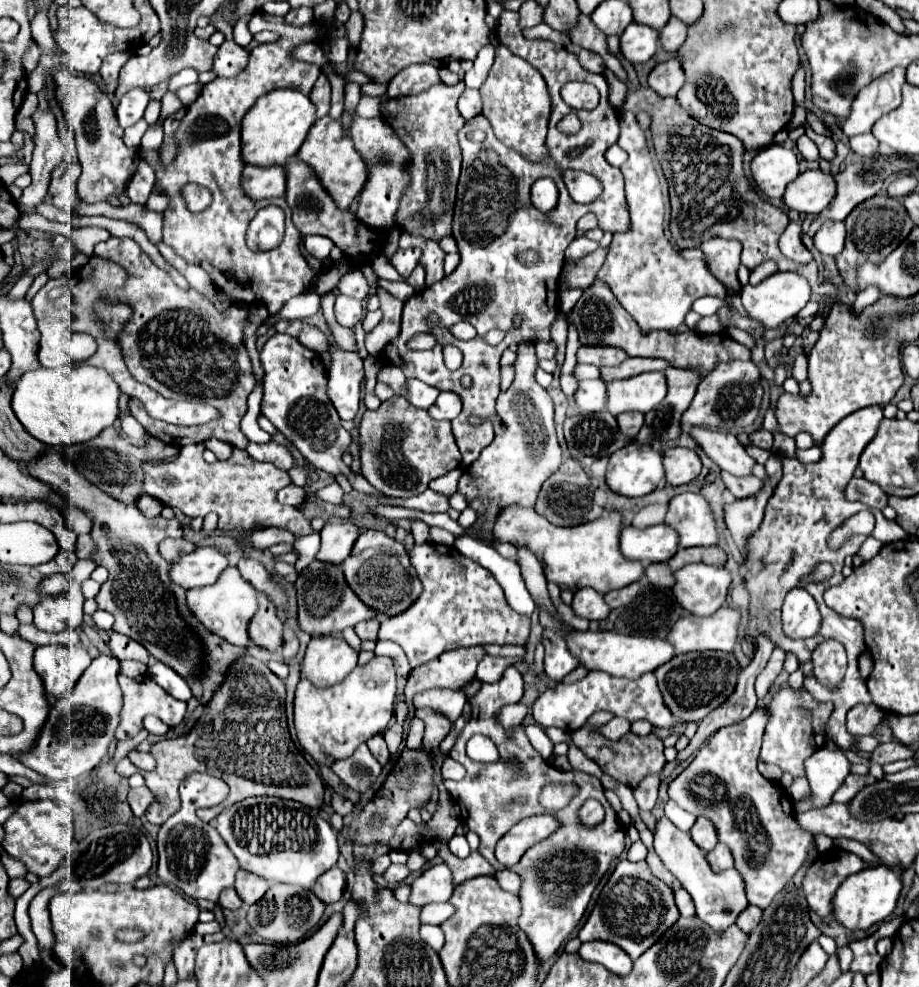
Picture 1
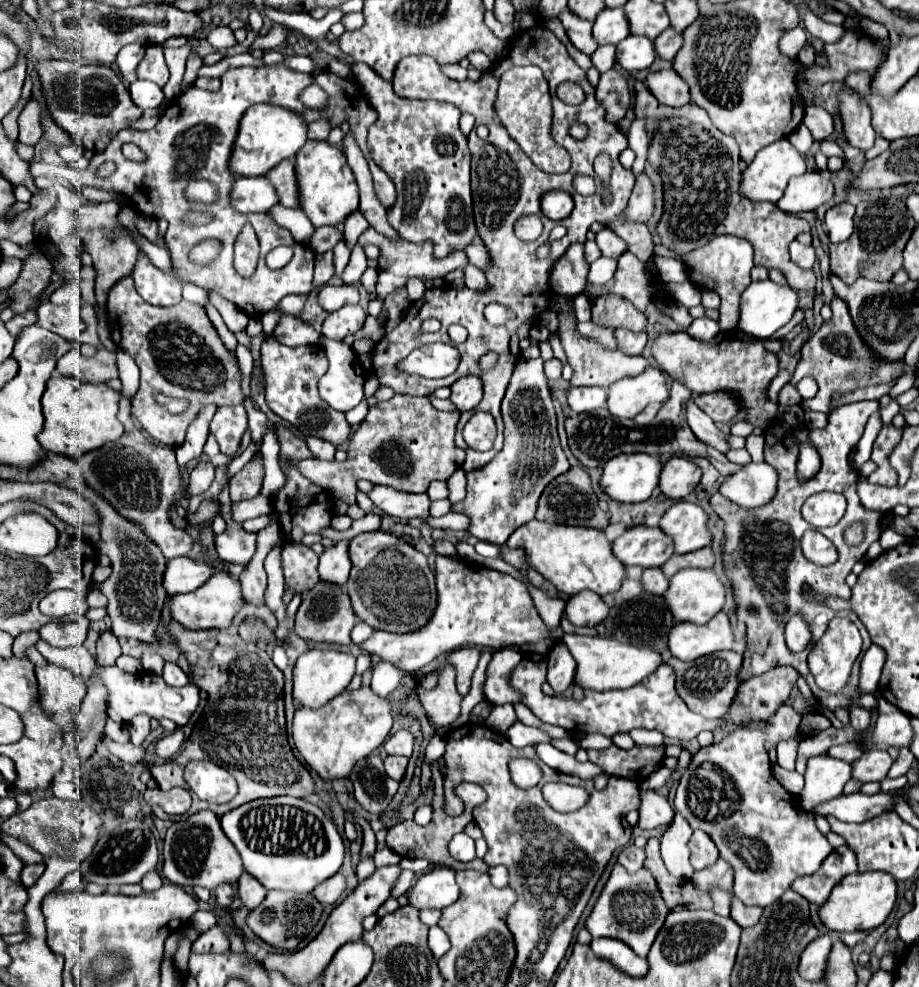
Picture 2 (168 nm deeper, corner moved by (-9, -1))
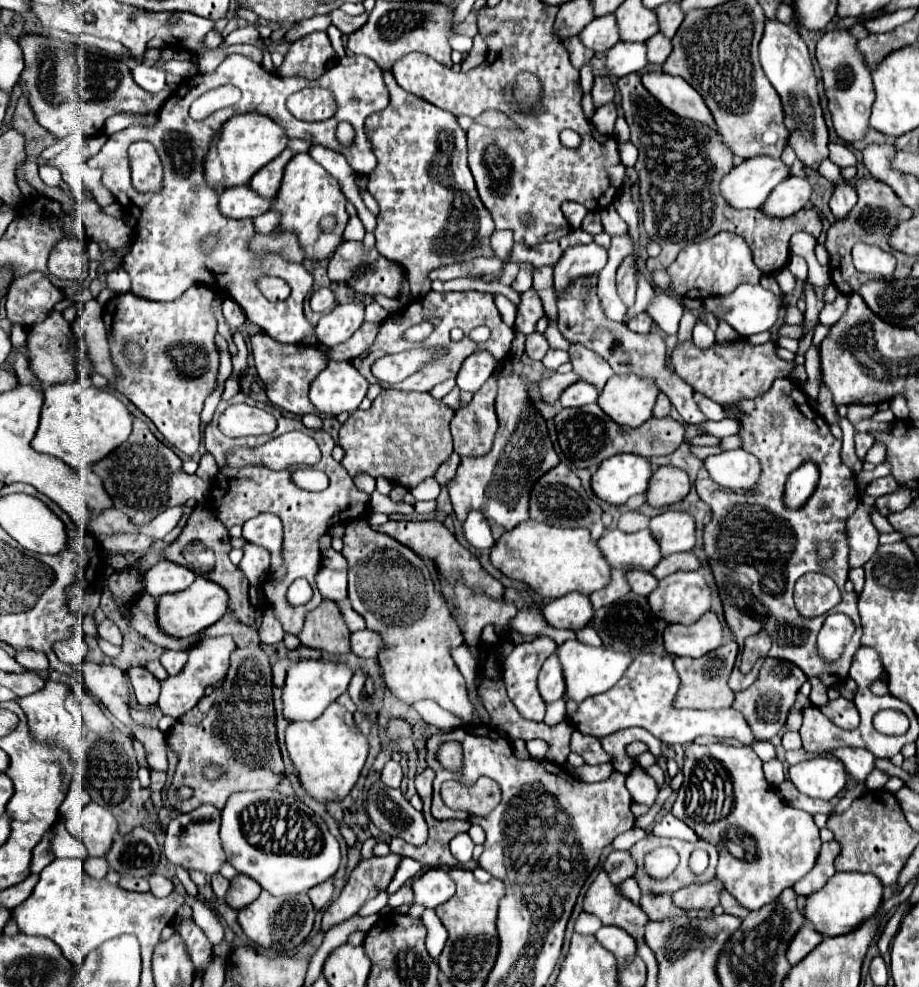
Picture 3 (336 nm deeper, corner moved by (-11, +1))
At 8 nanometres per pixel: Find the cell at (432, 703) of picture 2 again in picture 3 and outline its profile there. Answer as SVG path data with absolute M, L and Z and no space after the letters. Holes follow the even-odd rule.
M356 520L346 526L342 556L348 560L348 598L352 602L352 608L366 620L366 628L378 632L382 638L382 650L378 654L378 662L384 670L384 680L390 692L396 698L404 700L406 704L414 704L424 698L436 700L444 710L464 720L464 724L478 724L480 716L476 714L474 706L468 700L464 676L460 674L458 666L450 656L450 648L462 644L464 640L444 598L434 590L434 582L424 560L418 558L412 550L408 550L400 542L388 538L382 532L372 530L366 520ZM374 554L382 556L384 560L374 562L372 560Z

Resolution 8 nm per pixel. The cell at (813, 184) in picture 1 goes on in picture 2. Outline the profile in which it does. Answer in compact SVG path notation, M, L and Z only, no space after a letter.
M806 172L802 176L790 178L790 184L782 200L776 202L776 206L790 214L810 212L820 208L822 204L828 204L832 196L834 196L834 186L830 178L818 172Z

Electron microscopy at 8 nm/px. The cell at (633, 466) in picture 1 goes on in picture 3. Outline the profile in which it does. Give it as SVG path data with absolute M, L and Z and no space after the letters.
M616 454L604 460L592 474L590 488L594 496L606 504L620 506L634 494L644 494L650 482L652 470L644 456Z

